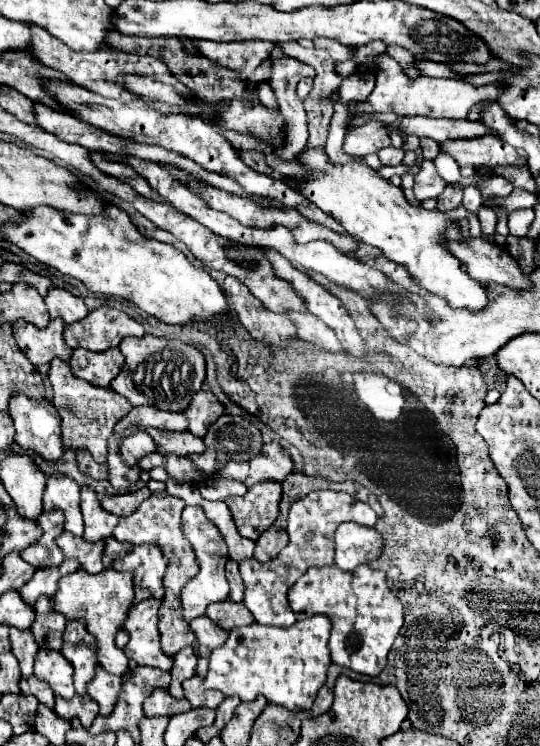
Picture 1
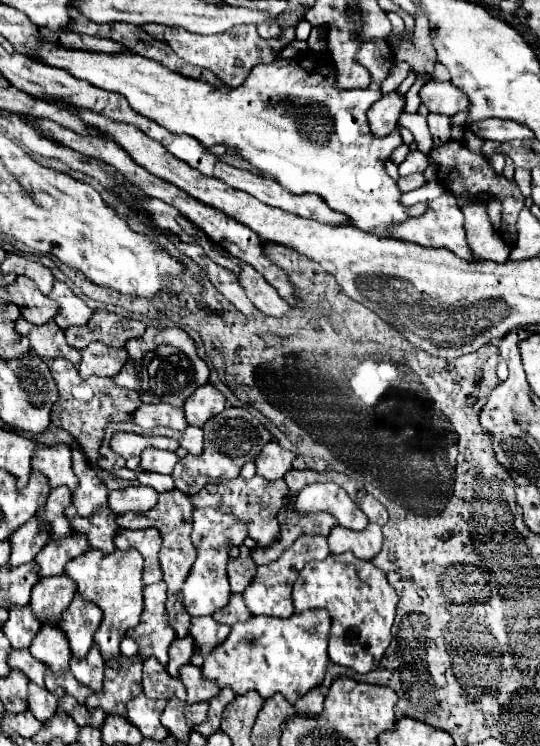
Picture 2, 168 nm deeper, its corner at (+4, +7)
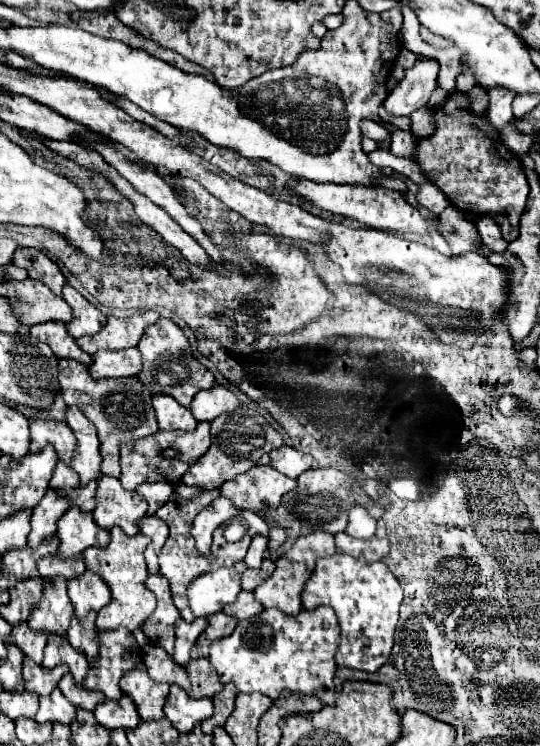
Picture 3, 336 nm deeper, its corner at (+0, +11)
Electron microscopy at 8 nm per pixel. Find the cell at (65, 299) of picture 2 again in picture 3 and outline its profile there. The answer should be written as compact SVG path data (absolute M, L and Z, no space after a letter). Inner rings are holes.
M64 285L62 297L72 307L72 321L66 323L66 329L72 337L94 335L106 325L106 317L100 313L100 309L86 301L72 285Z

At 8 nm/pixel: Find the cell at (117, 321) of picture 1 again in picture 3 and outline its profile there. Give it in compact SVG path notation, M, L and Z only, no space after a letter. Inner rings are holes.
M138 313L128 319L116 319L108 317L108 323L100 329L100 333L92 337L78 337L76 343L80 349L84 349L88 355L94 355L100 349L126 349L136 347L144 329L158 321L158 313Z

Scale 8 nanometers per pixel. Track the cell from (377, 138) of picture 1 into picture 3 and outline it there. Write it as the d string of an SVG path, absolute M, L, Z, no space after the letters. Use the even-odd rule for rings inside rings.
M436 59L416 61L412 69L406 71L404 79L388 93L382 107L394 115L410 115L414 109L420 109L428 103L438 77L438 65Z

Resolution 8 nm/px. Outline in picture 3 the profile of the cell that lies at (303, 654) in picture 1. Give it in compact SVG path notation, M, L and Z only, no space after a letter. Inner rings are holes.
M328 605L312 611L302 609L298 615L286 615L280 609L264 609L258 617L244 619L234 633L216 639L210 645L210 665L218 671L220 681L234 683L240 693L264 693L276 699L282 689L318 697L324 705L334 705L334 653L340 639L336 613Z

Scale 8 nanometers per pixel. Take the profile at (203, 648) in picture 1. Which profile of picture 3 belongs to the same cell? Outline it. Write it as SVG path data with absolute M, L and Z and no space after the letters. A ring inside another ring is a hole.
M220 611L220 613L212 613L212 615L208 615L206 619L208 619L208 627L206 627L206 631L202 633L202 637L200 637L200 643L204 643L204 645L212 643L214 639L228 637L228 635L234 631L236 623L238 623L236 617L230 617L230 615L226 615L226 613L222 613L222 611Z

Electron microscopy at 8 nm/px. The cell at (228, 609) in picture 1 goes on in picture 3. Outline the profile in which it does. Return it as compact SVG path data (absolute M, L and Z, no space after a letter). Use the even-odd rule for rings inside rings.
M242 591L240 595L238 595L238 599L232 603L232 605L226 605L224 609L222 609L226 615L232 615L232 617L236 617L236 619L250 619L250 617L256 617L260 611L262 611L262 607L258 605L258 601L254 599L254 595L250 593L250 591Z

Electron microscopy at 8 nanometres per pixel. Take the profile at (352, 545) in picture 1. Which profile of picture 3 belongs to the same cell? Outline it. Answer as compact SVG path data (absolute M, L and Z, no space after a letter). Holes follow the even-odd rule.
M380 519L376 535L370 539L354 539L348 533L336 533L336 547L342 553L364 557L366 561L380 561L388 553L388 537L386 537L386 525Z

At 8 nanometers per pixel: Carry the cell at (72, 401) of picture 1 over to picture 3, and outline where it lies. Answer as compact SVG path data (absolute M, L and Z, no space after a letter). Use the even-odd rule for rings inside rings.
M58 359L60 369L60 385L62 385L62 397L68 407L78 407L86 419L90 419L98 427L100 437L100 457L102 457L102 473L108 477L120 477L120 463L118 463L118 447L120 443L128 439L146 437L158 431L152 405L150 405L150 393L140 385L136 377L128 379L102 379L94 381L84 365L72 359ZM114 441L116 443L106 443Z

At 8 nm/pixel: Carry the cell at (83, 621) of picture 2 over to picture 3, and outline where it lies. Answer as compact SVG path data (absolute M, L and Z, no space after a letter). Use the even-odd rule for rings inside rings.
M84 571L76 581L68 581L68 595L74 603L78 619L86 619L90 611L100 611L110 603L108 587L94 573Z

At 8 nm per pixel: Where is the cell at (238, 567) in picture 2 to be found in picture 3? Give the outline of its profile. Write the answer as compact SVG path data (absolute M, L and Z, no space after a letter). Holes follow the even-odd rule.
M264 559L264 563L258 569L246 569L242 573L242 589L254 591L272 571L274 571L274 561L272 559Z

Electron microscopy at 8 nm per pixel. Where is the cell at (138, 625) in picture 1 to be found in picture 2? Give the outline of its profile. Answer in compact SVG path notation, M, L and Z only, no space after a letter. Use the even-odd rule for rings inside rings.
M164 581L144 587L142 621L138 627L130 629L126 635L138 643L140 647L138 655L142 659L156 657L162 665L168 665L168 647L176 639L176 631L168 623L164 603L166 603Z

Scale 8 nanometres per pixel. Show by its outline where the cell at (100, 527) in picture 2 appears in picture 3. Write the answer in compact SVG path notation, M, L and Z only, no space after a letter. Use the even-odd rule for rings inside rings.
M100 477L100 485L94 495L96 509L92 511L94 521L102 529L120 527L126 535L138 533L138 521L146 515L144 499L120 485L118 479Z

